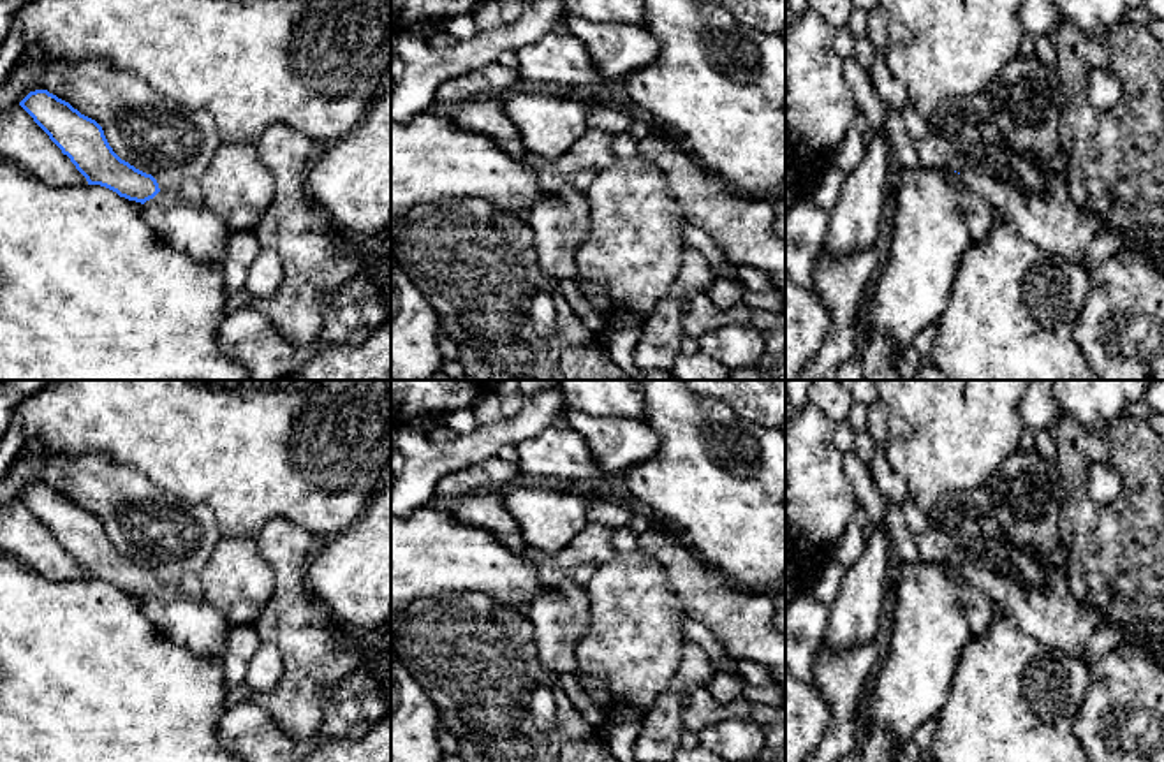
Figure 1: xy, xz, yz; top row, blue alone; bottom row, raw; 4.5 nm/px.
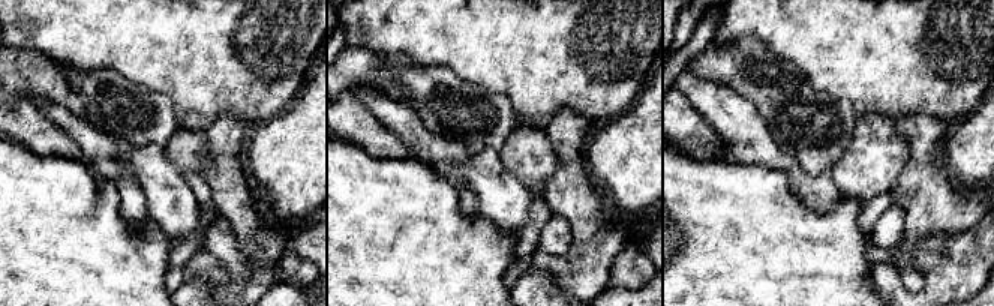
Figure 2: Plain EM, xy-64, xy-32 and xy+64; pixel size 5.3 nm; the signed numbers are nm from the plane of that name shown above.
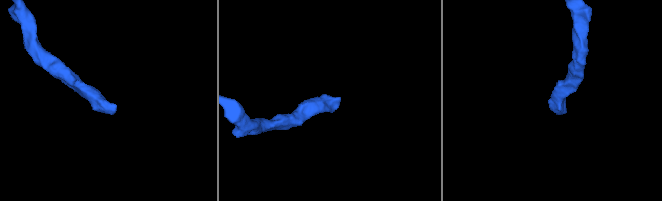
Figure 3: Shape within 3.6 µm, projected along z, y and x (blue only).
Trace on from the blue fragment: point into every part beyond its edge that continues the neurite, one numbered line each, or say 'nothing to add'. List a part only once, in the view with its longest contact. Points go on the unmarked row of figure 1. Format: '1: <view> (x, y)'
1: xy (180, 613)

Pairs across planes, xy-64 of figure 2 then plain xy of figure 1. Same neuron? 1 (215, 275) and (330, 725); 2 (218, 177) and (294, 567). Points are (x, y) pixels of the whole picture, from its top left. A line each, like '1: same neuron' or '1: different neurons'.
1: different neurons
2: same neuron

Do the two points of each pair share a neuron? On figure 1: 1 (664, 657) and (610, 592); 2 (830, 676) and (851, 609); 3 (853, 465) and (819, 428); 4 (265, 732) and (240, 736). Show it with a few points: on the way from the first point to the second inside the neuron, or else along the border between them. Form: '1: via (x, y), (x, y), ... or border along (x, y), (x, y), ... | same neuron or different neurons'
1: via (648, 641), (636, 629), (636, 618), (626, 608) | same neuron
2: border along (872, 637), (840, 652), (821, 650) | different neurons
3: border along (842, 456), (842, 472), (854, 497) | different neurons
4: via (259, 734), (245, 734) | same neuron

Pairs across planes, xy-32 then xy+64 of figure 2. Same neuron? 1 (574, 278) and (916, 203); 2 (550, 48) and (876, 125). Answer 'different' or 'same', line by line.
1: same
2: different

